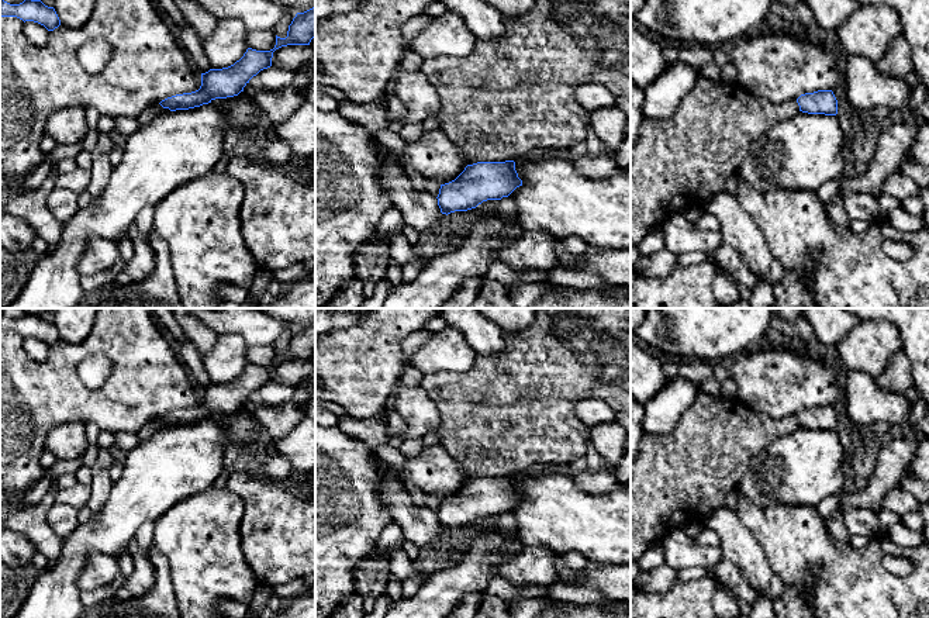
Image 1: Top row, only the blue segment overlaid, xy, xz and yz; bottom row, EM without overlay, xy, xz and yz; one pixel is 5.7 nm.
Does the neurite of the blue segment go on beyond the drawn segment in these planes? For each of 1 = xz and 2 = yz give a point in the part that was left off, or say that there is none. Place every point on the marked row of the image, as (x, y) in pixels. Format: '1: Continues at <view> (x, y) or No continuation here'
1: No continuation here
2: No continuation here

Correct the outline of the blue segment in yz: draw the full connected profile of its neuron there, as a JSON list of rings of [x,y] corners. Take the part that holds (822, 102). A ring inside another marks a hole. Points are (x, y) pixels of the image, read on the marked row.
[[[818,90],[801,94],[797,99],[797,103],[800,106],[800,111],[802,113],[825,115],[838,114],[838,100],[832,90]]]

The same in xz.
[[[514,160],[467,165],[452,182],[441,184],[438,206],[442,214],[467,211],[487,200],[508,197],[522,186]]]

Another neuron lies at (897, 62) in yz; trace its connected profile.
[[[902,35],[895,37],[885,55],[876,65],[881,73],[904,79],[914,70],[909,42]]]

